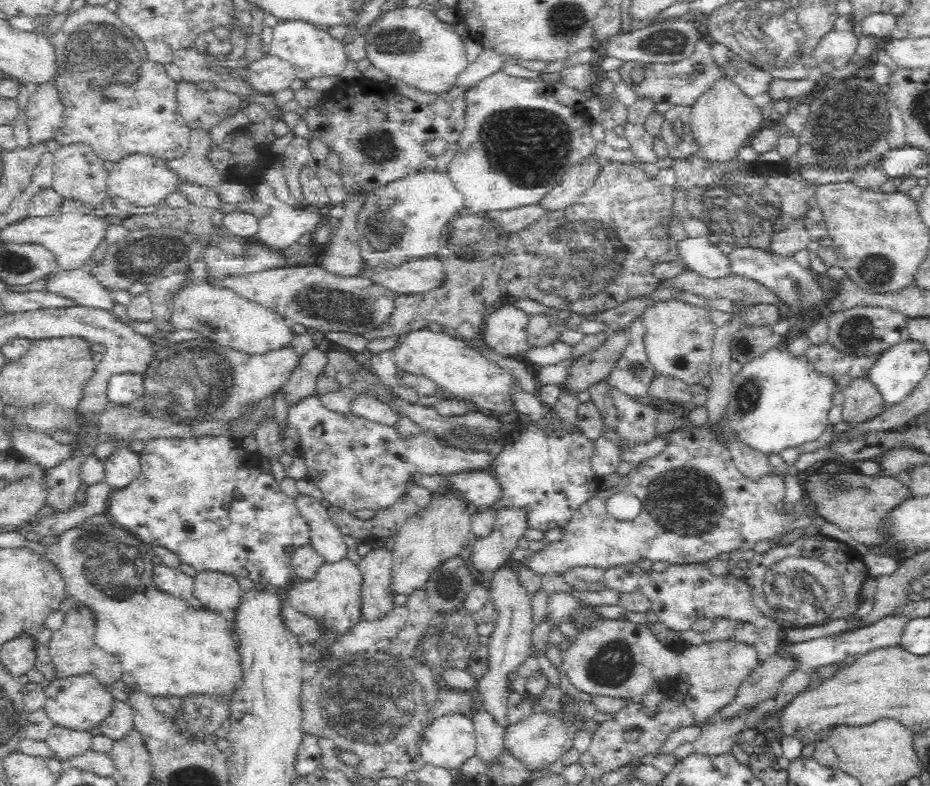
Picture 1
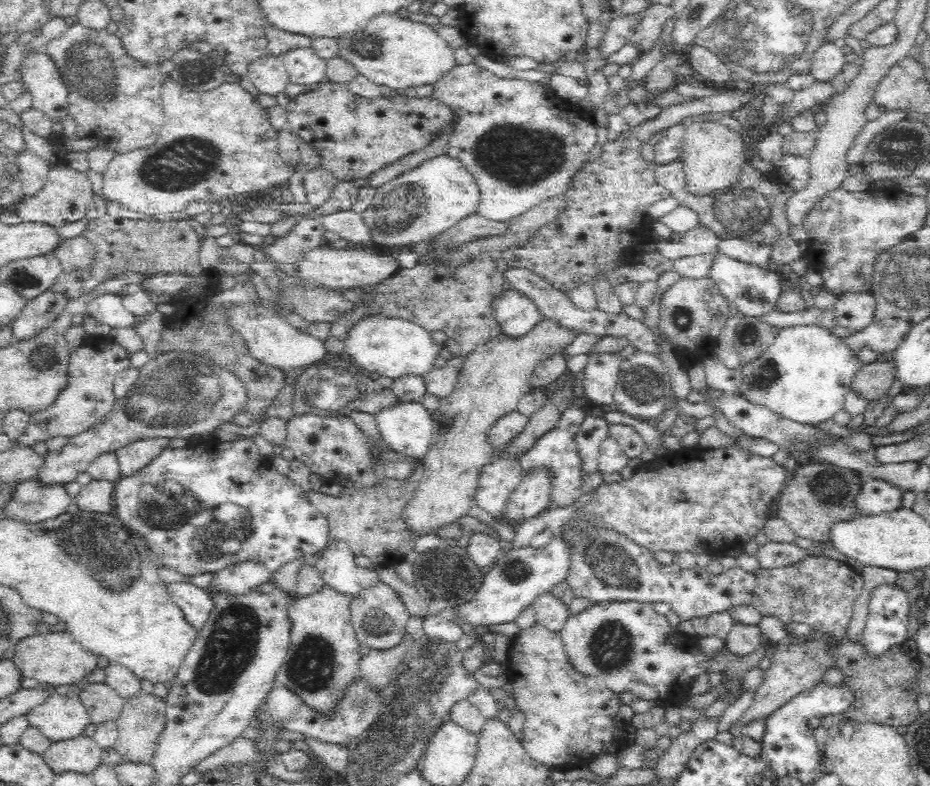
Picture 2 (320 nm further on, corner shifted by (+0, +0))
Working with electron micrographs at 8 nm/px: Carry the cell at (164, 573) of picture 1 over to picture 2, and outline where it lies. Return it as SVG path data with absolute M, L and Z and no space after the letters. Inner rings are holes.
M170 582L166 583L166 591L174 604L184 611L190 624L199 631L212 620L215 604L204 589L191 583Z

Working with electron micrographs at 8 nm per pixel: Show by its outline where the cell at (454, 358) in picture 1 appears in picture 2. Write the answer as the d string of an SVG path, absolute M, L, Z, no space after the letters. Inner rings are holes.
M366 318L356 323L345 341L345 353L366 369L382 377L397 379L404 376L424 377L434 370L443 345L434 342L430 331L414 322L396 318Z

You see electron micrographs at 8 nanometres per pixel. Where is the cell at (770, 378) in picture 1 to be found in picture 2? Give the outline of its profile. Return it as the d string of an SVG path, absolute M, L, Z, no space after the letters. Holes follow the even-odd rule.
M792 326L779 328L777 338L766 351L747 364L742 364L740 382L733 391L751 406L766 408L783 419L814 426L832 418L843 409L845 396L851 392L853 376L862 368L857 356L830 330L818 326Z

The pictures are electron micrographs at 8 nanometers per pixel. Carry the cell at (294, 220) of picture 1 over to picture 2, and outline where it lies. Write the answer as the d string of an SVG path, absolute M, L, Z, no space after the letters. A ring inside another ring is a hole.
M352 210L324 215L318 218L318 223L325 231L335 232L344 240L369 245L370 231L364 226L361 215Z

